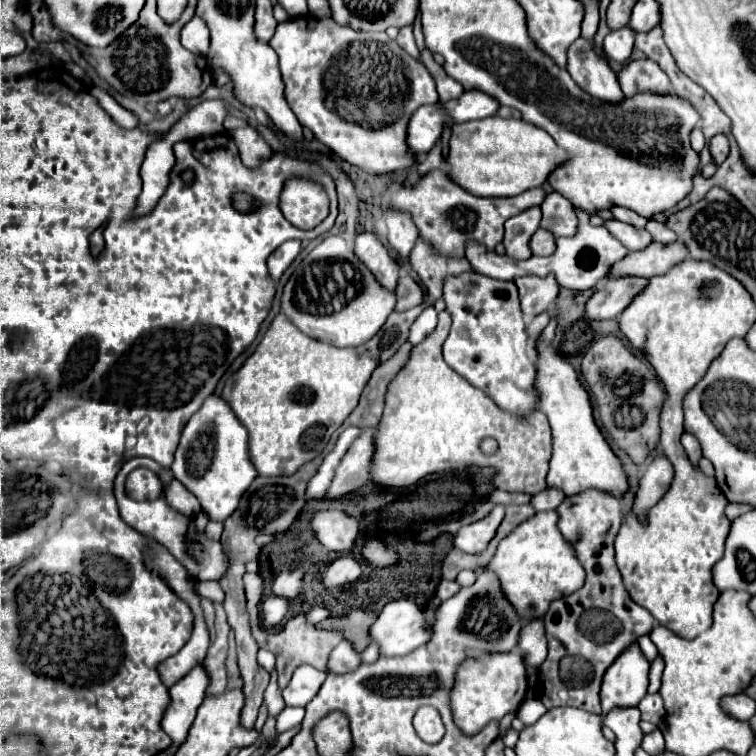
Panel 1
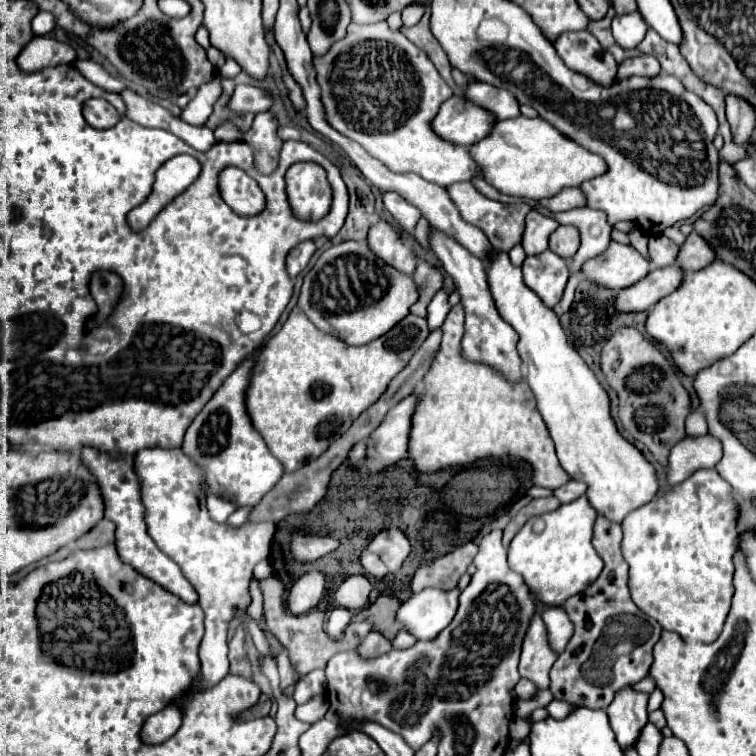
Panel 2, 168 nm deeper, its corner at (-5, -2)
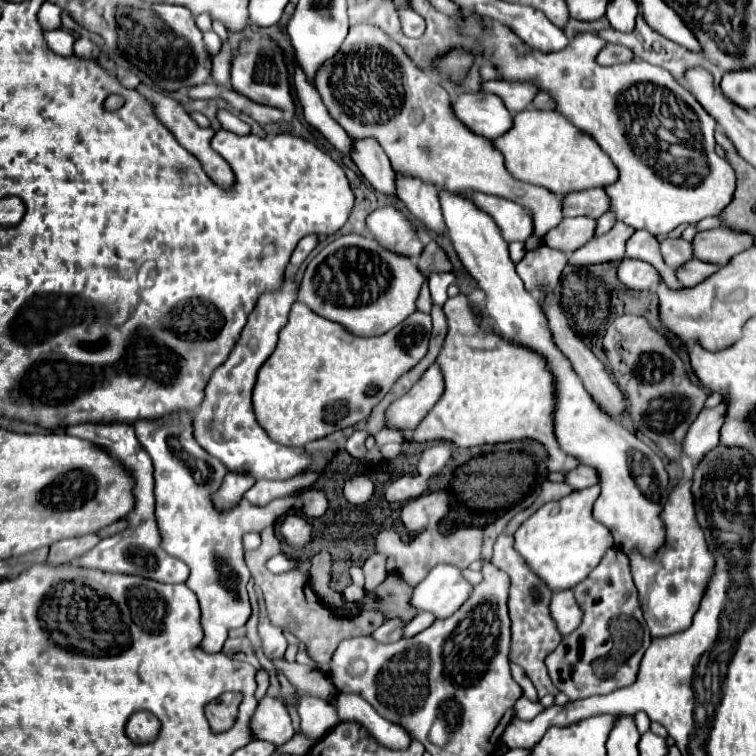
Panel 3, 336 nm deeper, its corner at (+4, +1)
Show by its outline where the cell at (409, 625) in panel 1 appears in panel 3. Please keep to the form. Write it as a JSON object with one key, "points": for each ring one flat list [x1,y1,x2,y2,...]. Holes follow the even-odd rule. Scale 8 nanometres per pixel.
{"points":[[437,564,423,582,413,590,411,604,417,610,429,610,437,618,447,618,457,612,473,592,473,584,463,576,463,570,453,564]]}

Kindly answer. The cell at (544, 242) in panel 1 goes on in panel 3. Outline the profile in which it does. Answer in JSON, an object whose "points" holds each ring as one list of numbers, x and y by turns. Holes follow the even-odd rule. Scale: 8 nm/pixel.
{"points":[[585,216,565,218,555,230,549,230,549,234,545,234,543,242,549,248,557,248,565,254,571,254,577,248,585,246,595,236,595,228,597,228,597,220,593,218,585,218]]}

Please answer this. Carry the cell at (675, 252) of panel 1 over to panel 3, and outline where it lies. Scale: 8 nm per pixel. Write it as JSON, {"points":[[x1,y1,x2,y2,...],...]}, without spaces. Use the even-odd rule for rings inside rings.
{"points":[[729,226,699,232,693,240,695,258,719,266,725,266,729,258,751,246,753,246,753,238,749,238,749,234,737,234,737,230,729,230]]}

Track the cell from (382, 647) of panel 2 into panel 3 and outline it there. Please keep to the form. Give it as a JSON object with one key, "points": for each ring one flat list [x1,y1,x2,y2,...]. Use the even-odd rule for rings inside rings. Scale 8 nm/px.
{"points":[[393,618,393,620,387,620,381,628,377,628,373,632,373,638,377,642,397,642,403,638,403,628,405,628,405,622,401,622,399,618]]}

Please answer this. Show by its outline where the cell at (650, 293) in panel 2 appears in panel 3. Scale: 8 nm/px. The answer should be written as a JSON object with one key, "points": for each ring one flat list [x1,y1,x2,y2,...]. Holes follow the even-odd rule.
{"points":[[691,260,687,262,685,266,677,268,677,278,679,282,685,286,685,288,691,288,691,286,697,286,701,284,705,278,713,276,713,272,717,272,719,266,717,264,711,264,711,262,701,262,701,260]]}

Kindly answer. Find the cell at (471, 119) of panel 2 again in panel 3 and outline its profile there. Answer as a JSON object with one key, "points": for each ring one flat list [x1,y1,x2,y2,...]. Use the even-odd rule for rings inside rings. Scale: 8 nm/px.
{"points":[[461,94,453,104,457,118,475,134,485,138,499,138,513,126,513,114,503,106,495,94]]}

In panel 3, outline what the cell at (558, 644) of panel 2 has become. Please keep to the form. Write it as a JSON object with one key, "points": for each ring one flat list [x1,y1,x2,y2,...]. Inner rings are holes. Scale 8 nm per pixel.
{"points":[[559,590,551,600,551,616,557,622,557,628,563,636,577,630,581,624,581,606,573,598,573,590]]}

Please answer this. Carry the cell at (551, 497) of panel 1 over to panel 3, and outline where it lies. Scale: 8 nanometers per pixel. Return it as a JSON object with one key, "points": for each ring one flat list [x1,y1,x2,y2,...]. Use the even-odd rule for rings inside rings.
{"points":[[579,466,567,474,565,482,571,484,575,490,581,490,581,488,599,484,599,478,597,478,597,470,593,470,591,466]]}

